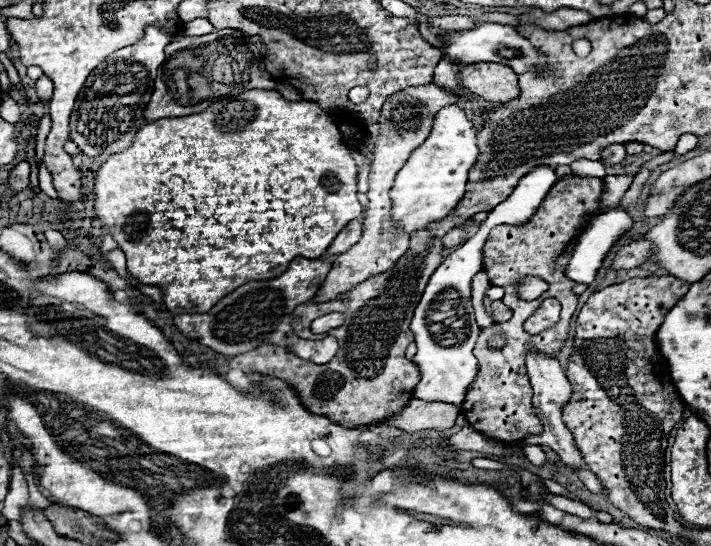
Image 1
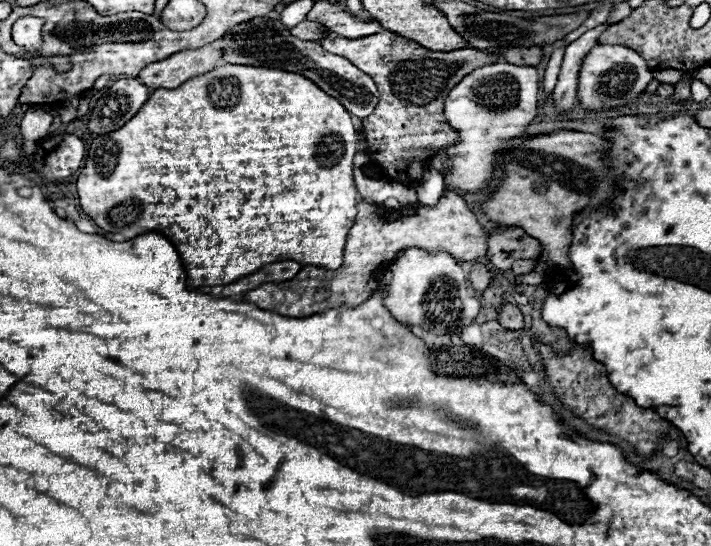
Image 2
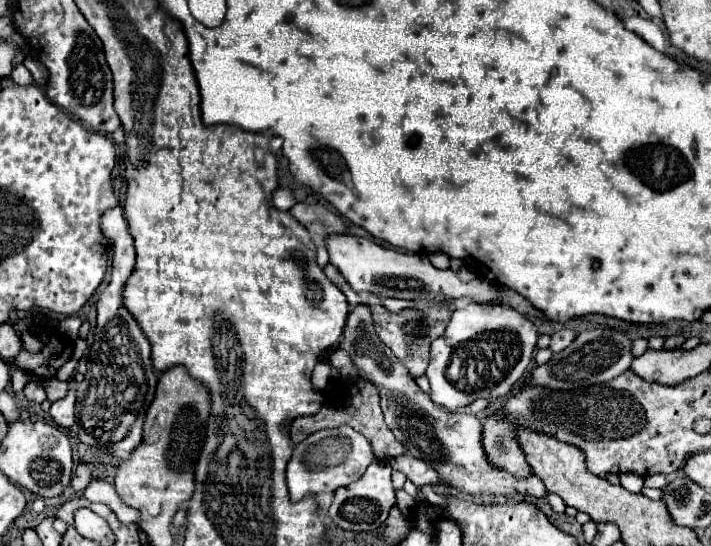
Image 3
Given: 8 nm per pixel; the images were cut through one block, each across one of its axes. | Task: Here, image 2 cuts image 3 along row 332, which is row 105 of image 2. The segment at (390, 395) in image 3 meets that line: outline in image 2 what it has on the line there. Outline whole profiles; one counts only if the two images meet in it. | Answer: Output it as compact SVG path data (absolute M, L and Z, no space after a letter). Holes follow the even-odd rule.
M252 18L234 26L224 38L218 40L224 50L224 60L228 64L246 64L246 66L264 66L264 68L278 68L302 74L316 82L328 96L334 96L352 116L364 118L374 112L378 104L378 90L374 80L358 70L352 62L342 56L326 52L318 42L304 42L284 28L280 20L272 18Z

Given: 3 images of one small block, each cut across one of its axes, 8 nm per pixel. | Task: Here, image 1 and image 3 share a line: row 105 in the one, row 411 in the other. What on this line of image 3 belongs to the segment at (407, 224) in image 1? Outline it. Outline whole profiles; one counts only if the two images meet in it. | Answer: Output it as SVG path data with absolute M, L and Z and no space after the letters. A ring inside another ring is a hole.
M468 302L456 308L446 332L430 346L430 366L426 376L430 380L430 398L458 412L476 398L502 398L524 376L536 348L538 330L530 318L516 312L512 306L492 302Z

